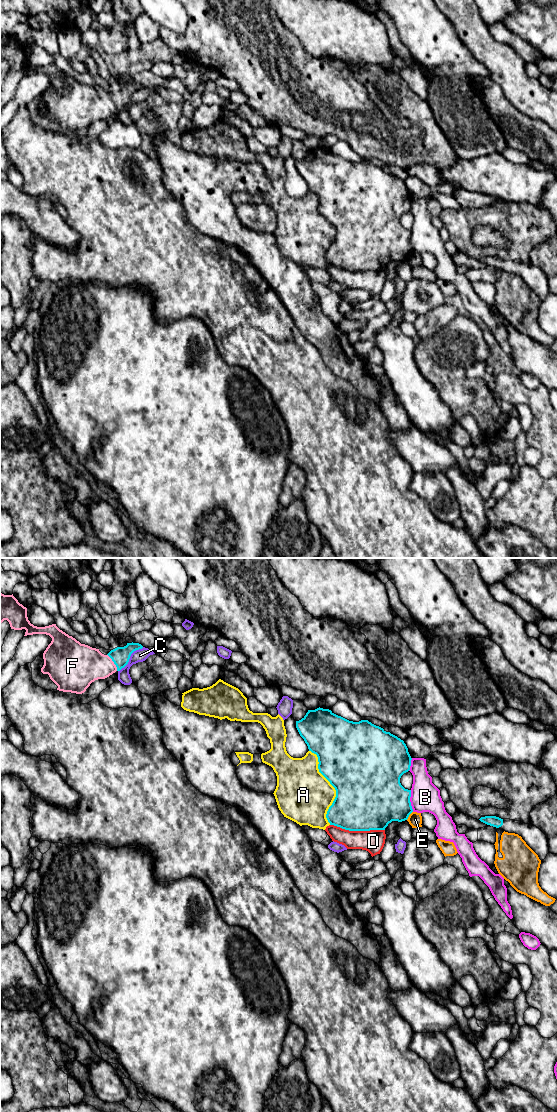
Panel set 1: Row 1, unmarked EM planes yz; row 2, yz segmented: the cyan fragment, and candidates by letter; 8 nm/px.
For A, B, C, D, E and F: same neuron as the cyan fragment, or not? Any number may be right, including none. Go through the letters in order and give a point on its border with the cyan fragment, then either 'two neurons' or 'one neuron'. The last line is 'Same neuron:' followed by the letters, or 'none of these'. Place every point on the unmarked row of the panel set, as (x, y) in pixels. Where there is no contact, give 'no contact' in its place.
A: contact yz (332, 225); two neurons
B: contact yz (409, 241); two neurons
C: contact yz (129, 97); two neurons
D: contact yz (357, 270); two neurons
E: contact yz (409, 254); two neurons
F: contact yz (113, 101); one neuron
Same neuron: F

